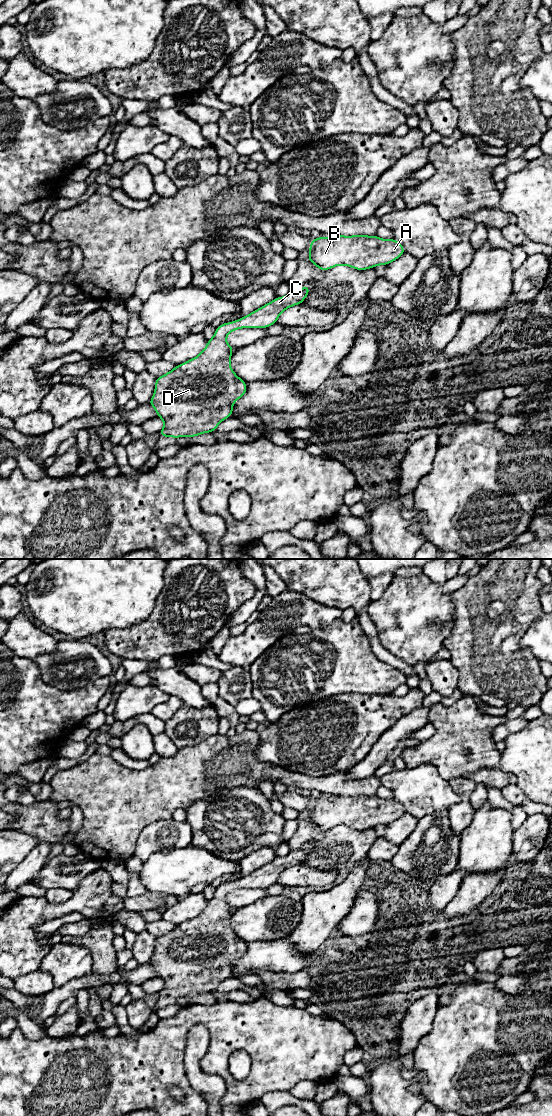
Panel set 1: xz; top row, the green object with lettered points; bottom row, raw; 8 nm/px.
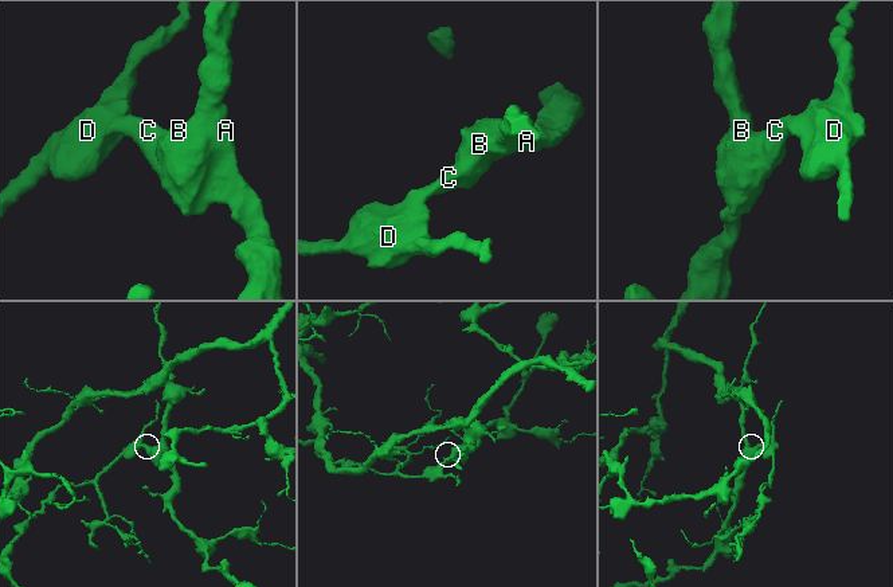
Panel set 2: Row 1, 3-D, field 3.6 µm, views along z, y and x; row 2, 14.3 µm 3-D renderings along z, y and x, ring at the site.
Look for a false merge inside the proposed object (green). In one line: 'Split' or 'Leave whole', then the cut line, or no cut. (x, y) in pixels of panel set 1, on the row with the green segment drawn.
Leave whole. No split

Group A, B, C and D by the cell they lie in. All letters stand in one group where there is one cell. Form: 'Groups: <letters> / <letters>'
Groups: A B C D

